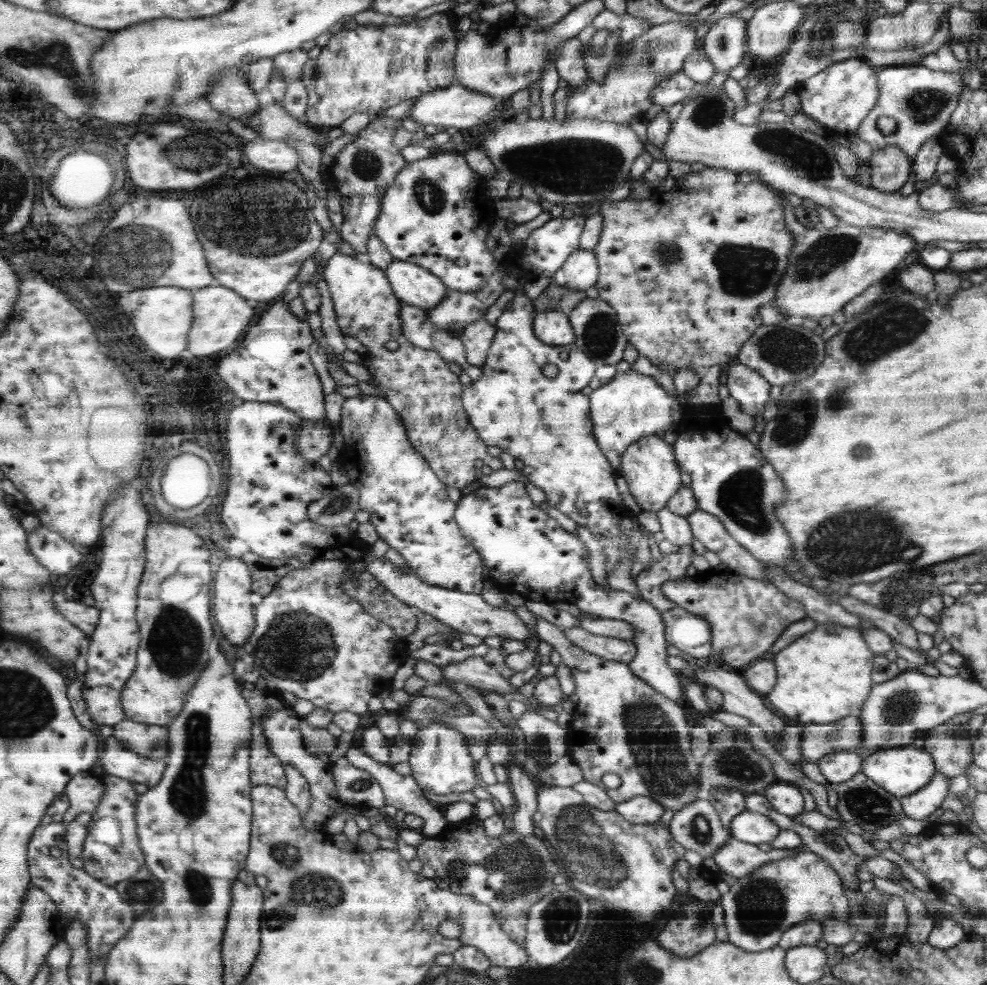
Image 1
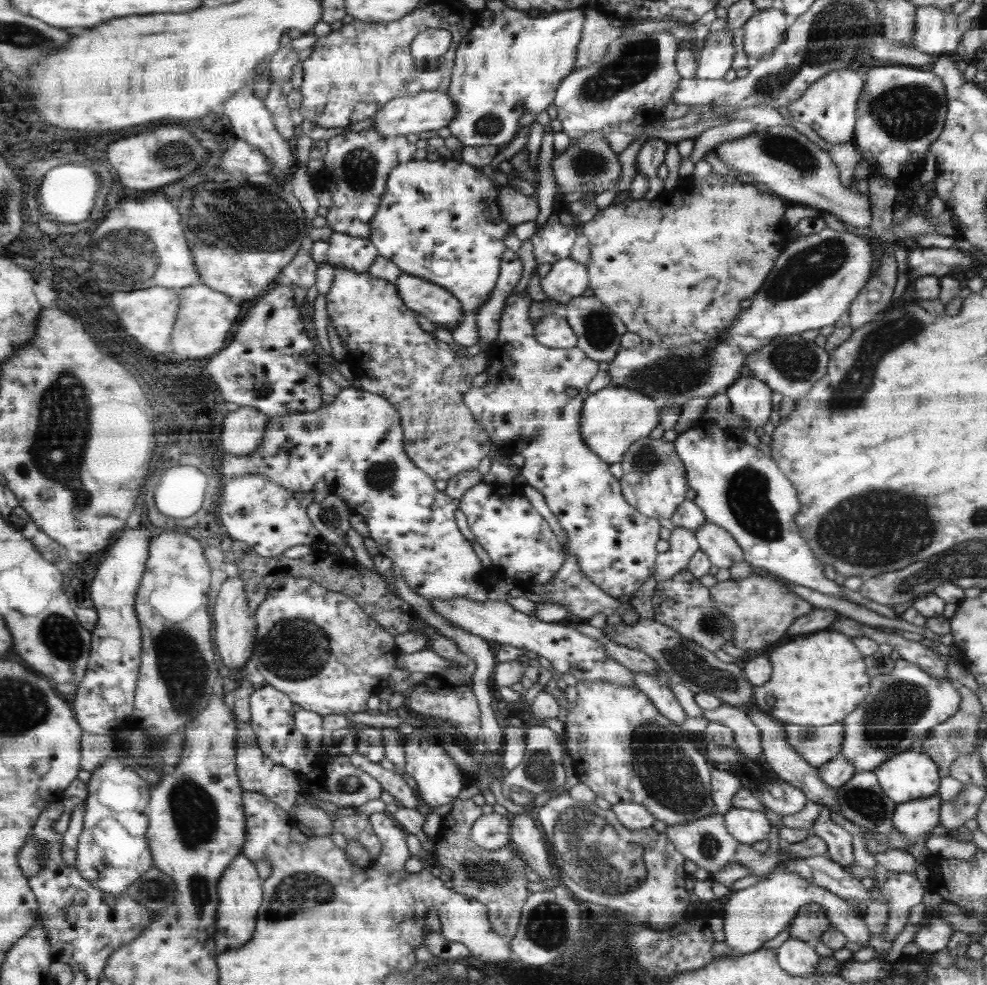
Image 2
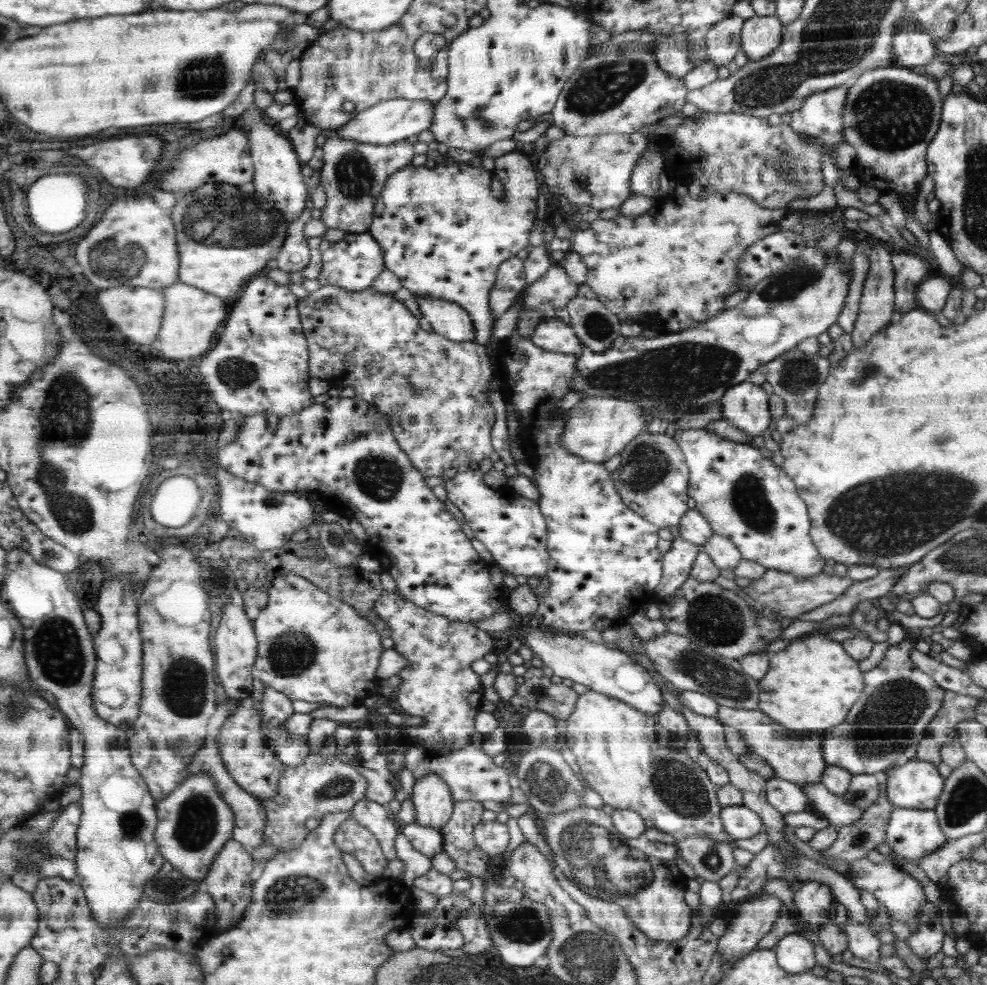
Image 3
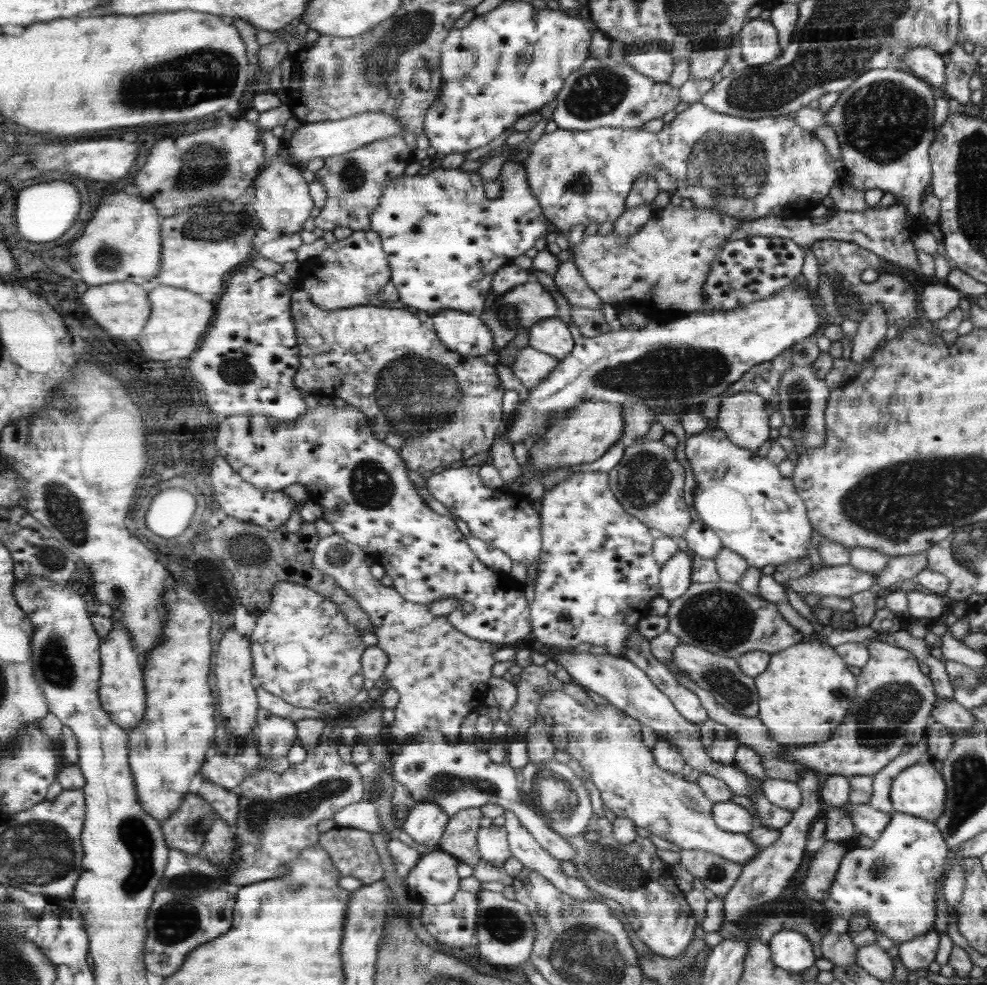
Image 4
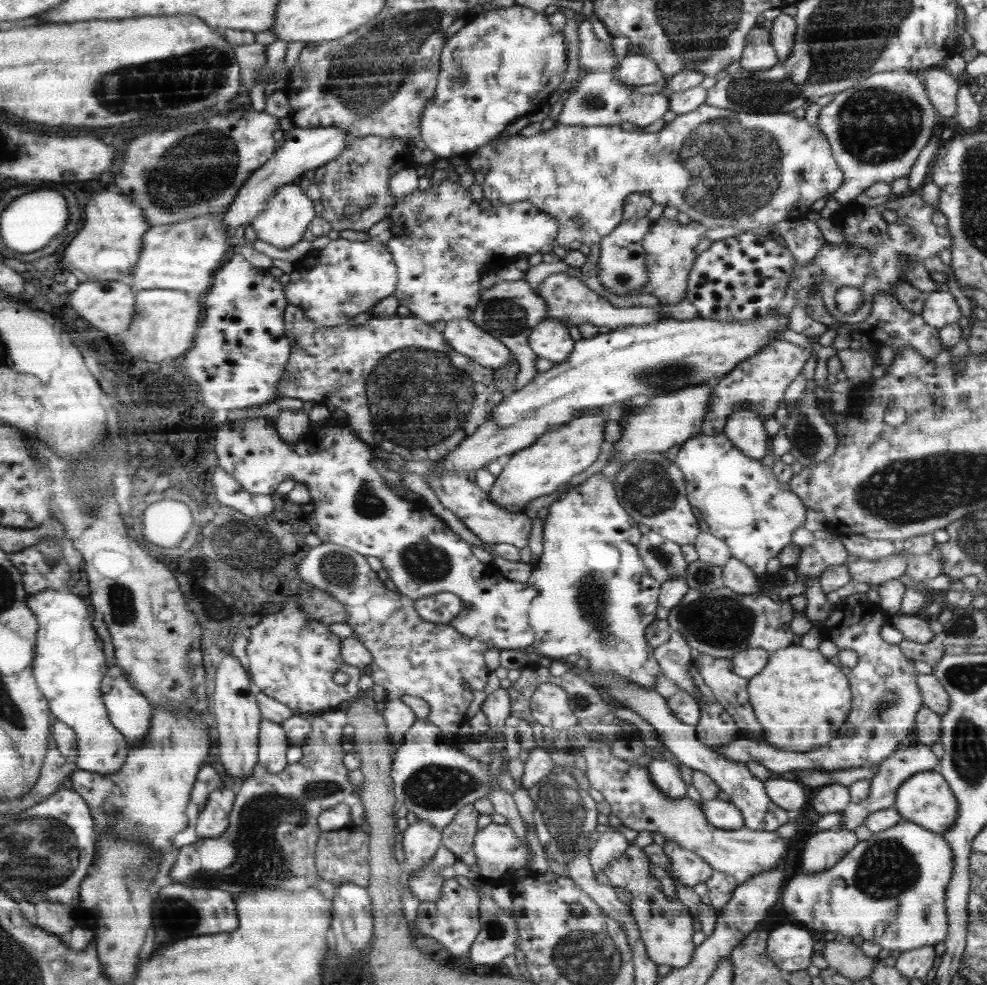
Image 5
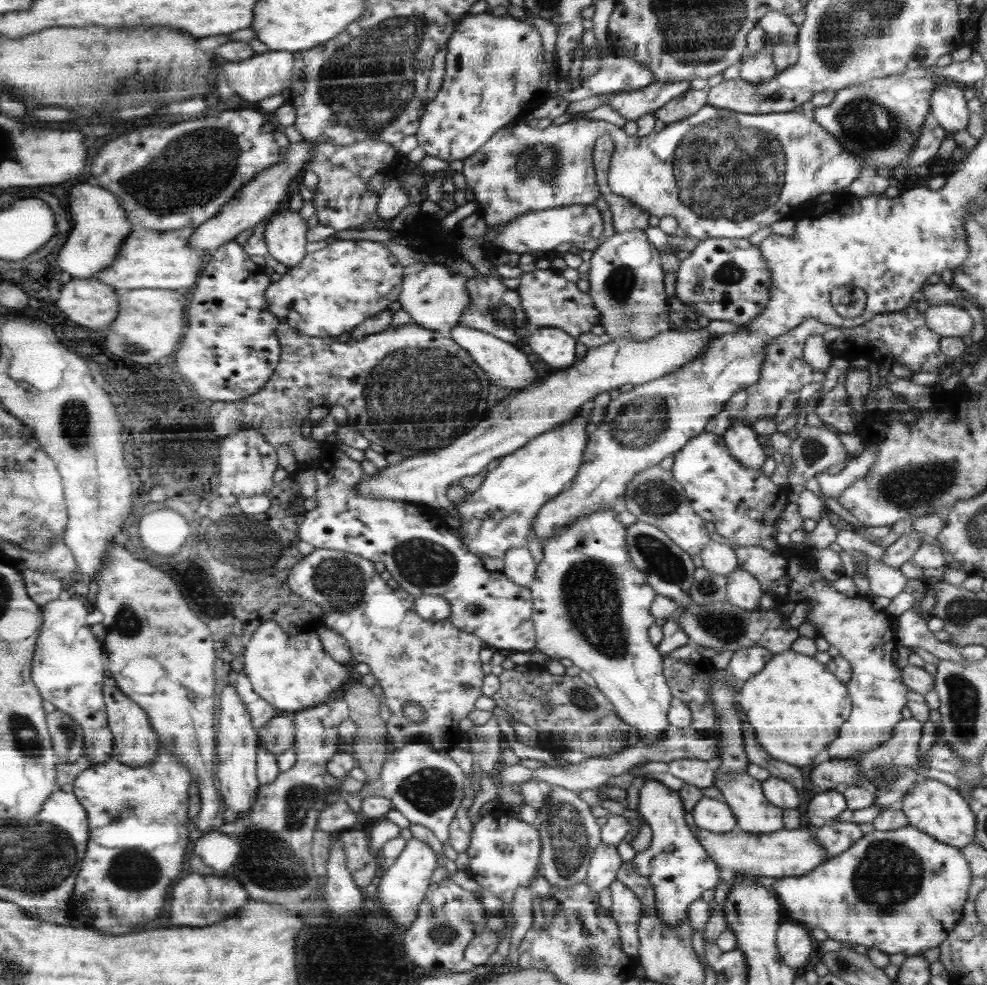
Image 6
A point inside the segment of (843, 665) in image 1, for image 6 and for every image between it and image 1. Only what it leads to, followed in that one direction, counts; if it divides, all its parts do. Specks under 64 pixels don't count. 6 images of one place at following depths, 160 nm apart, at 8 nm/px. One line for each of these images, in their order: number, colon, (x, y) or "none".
2: (818, 679)
3: (810, 686)
4: (806, 690)
5: (800, 697)
6: (795, 704)

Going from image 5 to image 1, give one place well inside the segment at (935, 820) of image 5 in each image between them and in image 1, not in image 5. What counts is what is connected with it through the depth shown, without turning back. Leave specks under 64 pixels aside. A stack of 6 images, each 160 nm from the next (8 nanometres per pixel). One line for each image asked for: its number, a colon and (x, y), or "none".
1: (902, 770)
2: (909, 775)
3: (915, 783)
4: (920, 790)

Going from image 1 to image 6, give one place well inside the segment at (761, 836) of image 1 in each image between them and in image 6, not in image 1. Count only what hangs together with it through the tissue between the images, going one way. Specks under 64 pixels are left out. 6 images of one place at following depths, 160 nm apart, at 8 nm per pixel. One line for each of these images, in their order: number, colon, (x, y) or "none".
2: (747, 826)
3: (739, 821)
4: (730, 816)
5: (724, 814)
6: (709, 813)

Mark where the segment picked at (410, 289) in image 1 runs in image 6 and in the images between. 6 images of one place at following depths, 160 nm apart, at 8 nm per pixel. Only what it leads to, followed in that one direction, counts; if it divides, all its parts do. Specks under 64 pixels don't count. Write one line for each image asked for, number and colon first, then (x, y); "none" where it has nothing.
2: (437, 303)
3: (448, 318)
4: (459, 331)
5: (465, 335)
6: (508, 367)

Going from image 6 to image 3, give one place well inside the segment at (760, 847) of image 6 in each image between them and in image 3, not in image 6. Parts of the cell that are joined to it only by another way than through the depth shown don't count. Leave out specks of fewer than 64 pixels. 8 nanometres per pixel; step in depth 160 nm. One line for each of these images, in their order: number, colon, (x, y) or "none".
3: (614, 743)
4: (606, 742)
5: (640, 804)

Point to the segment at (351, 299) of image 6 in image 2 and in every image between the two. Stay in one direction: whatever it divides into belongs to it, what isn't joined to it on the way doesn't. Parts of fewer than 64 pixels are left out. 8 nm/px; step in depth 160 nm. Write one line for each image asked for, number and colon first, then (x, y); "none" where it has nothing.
2: (356, 253)
3: (354, 262)
4: (350, 272)
5: (332, 285)

